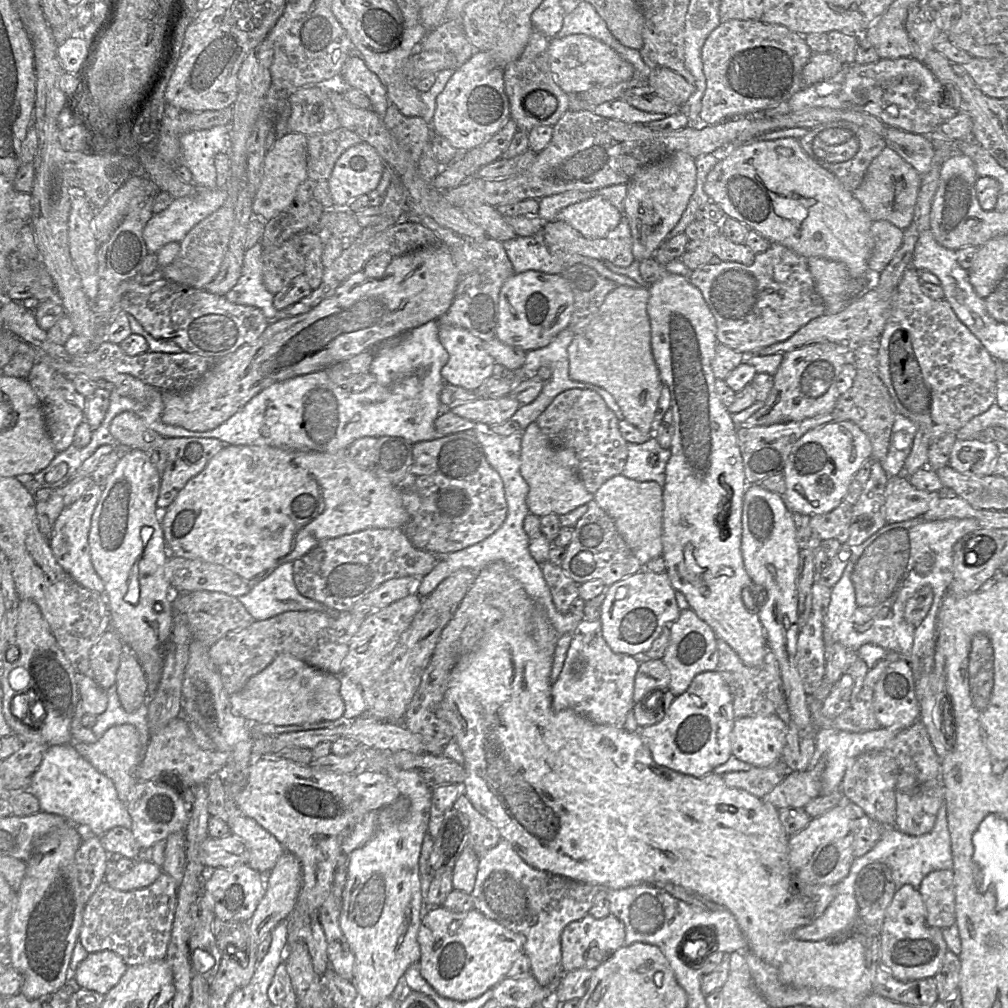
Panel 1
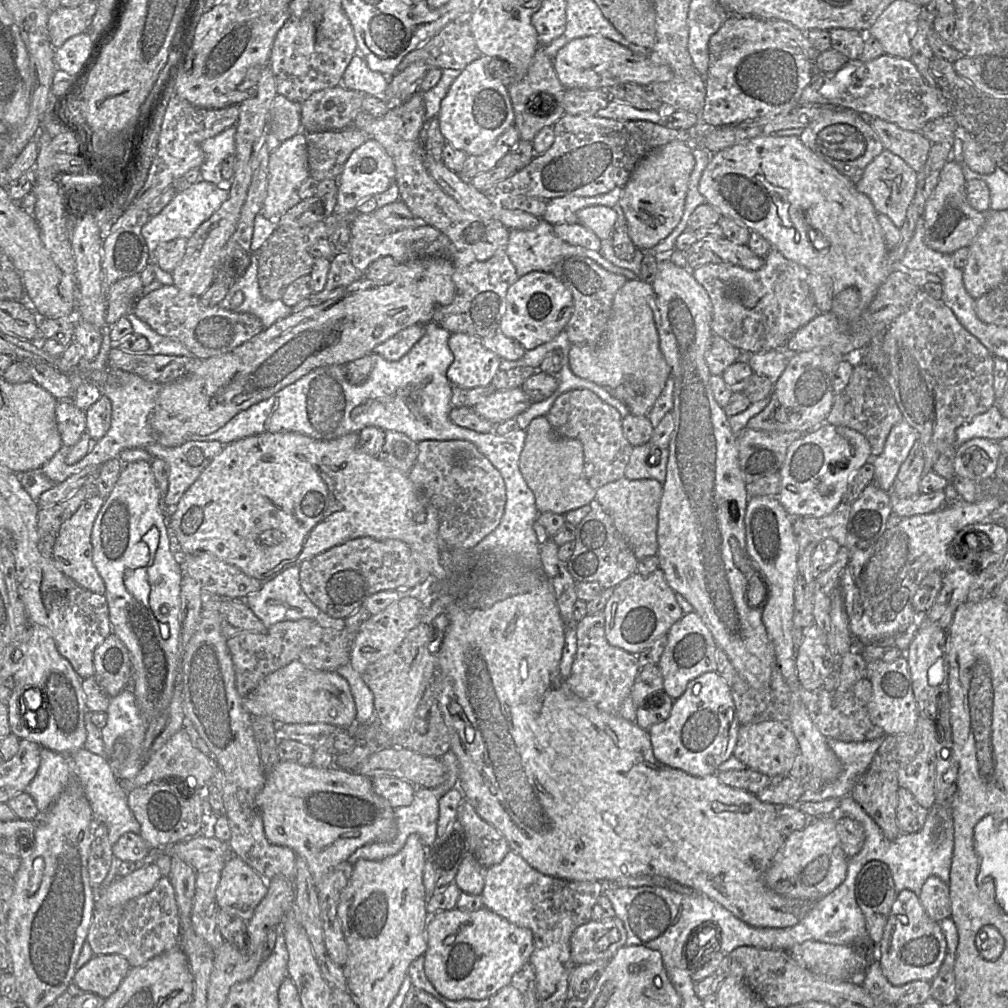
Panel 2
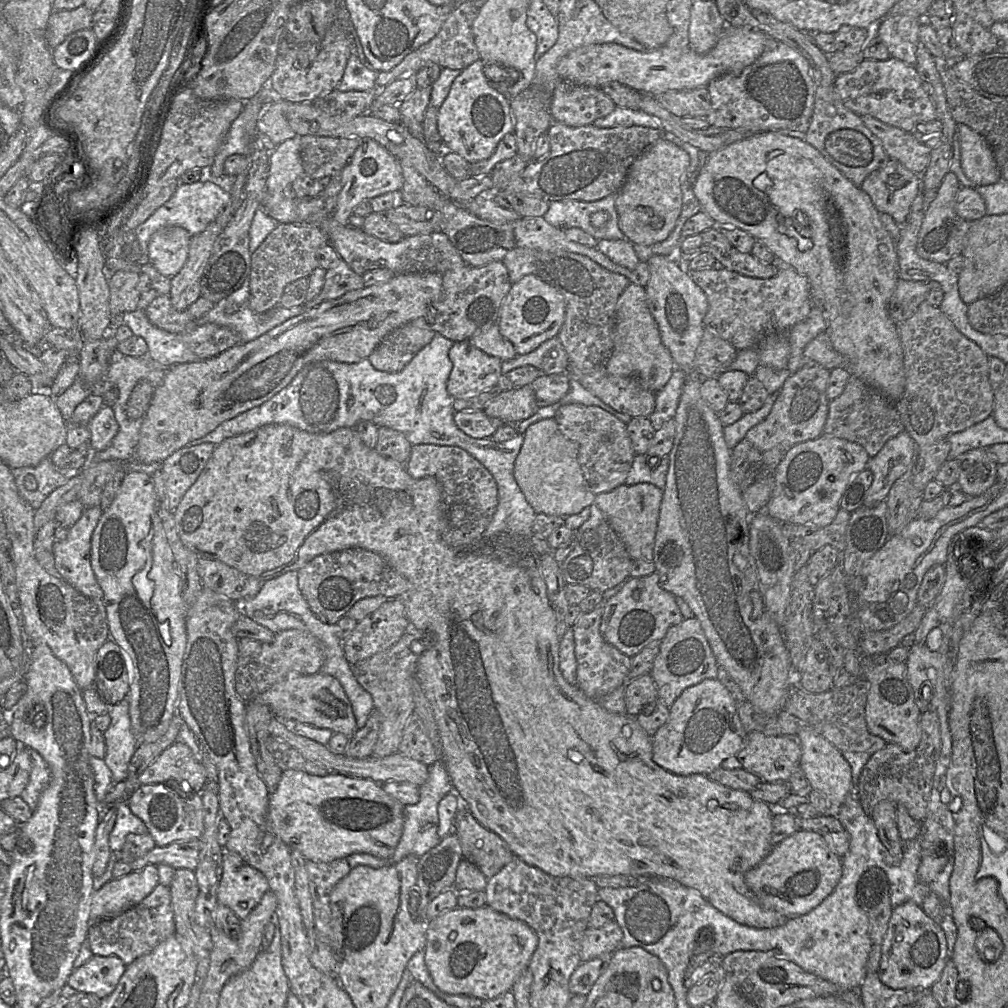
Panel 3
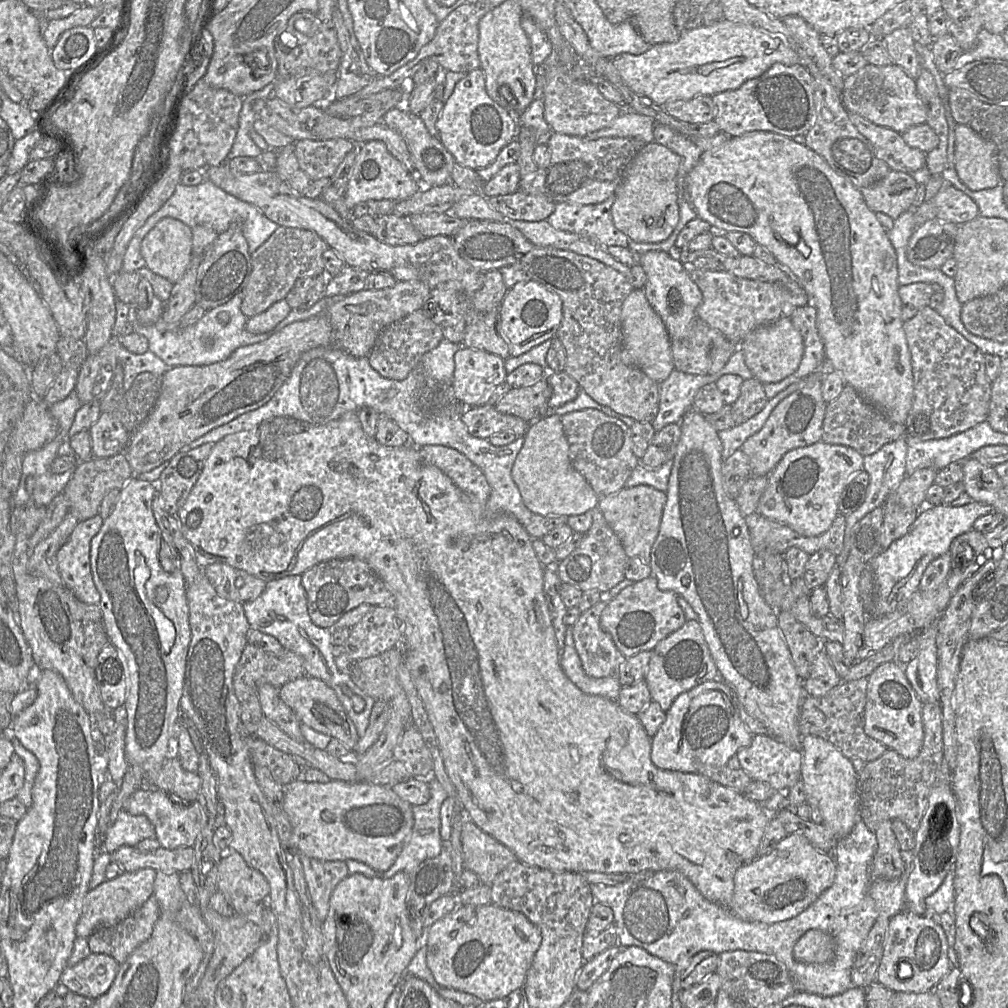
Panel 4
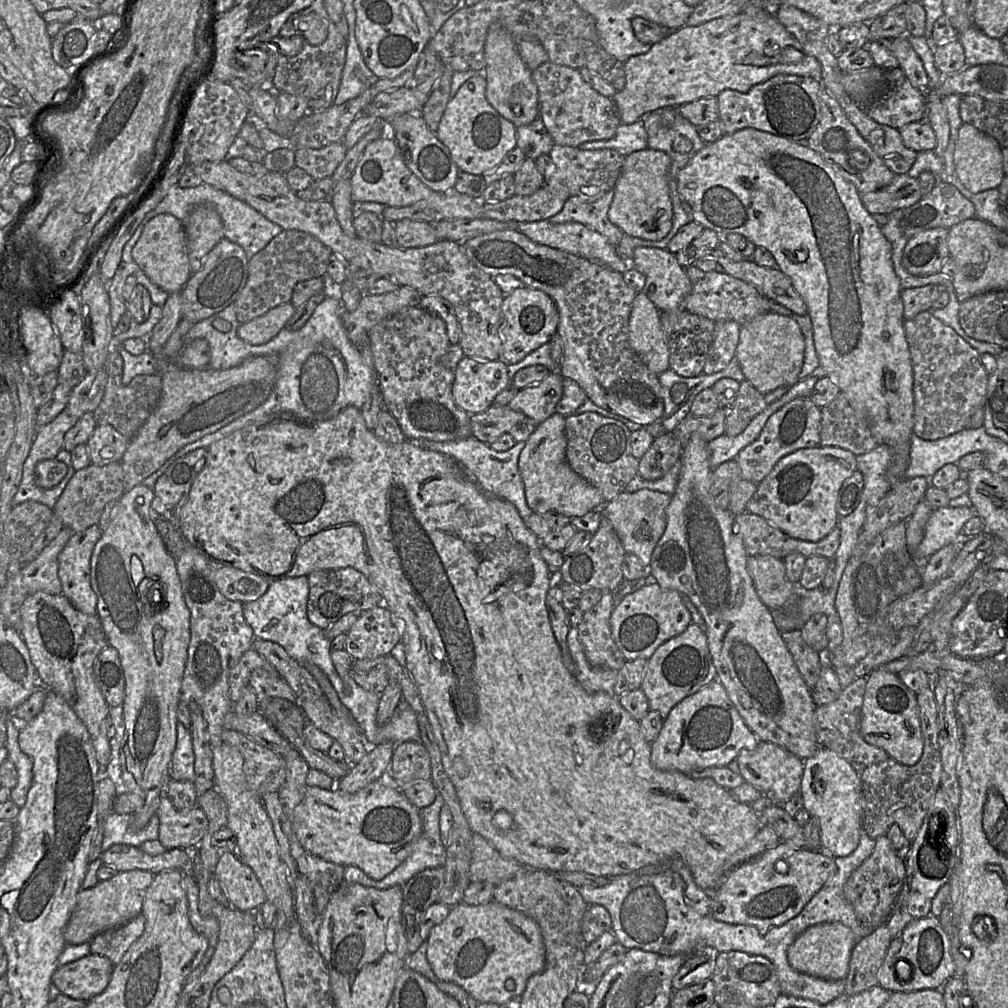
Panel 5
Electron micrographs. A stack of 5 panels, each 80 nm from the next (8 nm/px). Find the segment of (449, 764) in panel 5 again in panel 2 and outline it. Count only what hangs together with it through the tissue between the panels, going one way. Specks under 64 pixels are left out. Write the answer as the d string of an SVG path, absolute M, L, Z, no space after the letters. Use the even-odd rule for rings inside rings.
M264 432L258 435L249 436L234 441L230 444L224 445L222 451L214 457L214 459L202 471L202 473L195 480L195 482L185 491L185 493L182 495L181 499L179 500L178 504L169 510L169 516L167 516L167 518L168 518L169 530L171 531L174 538L173 541L175 541L174 543L176 543L176 547L184 555L192 555L194 553L199 553L199 552L210 553L211 555L215 556L219 560L236 566L241 571L243 571L246 575L253 577L261 582L266 582L272 579L274 576L276 576L278 573L280 573L281 571L283 571L288 567L294 565L299 566L304 560L312 558L334 546L340 545L342 543L345 543L346 541L355 538L360 538L360 537L371 537L376 540L398 539L406 543L414 554L417 554L422 558L424 558L428 564L429 574L435 578L435 581L442 583L442 587L440 589L434 589L434 590L439 590L441 594L449 594L452 596L452 601L447 609L447 617L448 617L449 624L446 633L443 637L440 648L436 655L437 668L436 668L435 676L433 678L434 679L433 691L438 701L438 706L440 708L444 722L448 728L448 732L450 735L450 750L456 755L459 762L458 787L464 795L464 801L468 801L475 808L476 812L483 820L493 825L506 838L510 850L520 855L531 867L533 867L537 871L545 875L549 875L565 880L572 880L572 881L602 882L602 881L614 881L624 877L636 877L636 876L645 876L645 875L666 877L684 886L692 888L696 892L704 893L710 899L716 901L721 906L723 906L728 911L730 911L738 919L742 920L743 922L753 927L772 927L772 928L790 927L797 924L800 920L802 920L805 917L805 915L810 911L810 909L813 907L815 901L811 901L803 898L793 898L793 897L788 897L778 894L775 891L768 888L764 883L763 880L764 874L768 869L768 867L770 866L771 862L773 861L774 856L781 848L785 839L777 828L776 819L777 819L777 811L779 809L779 806L769 802L761 801L757 797L757 795L750 793L746 790L742 790L726 785L718 778L716 773L706 776L693 776L680 769L672 768L670 766L662 764L661 762L656 760L653 754L652 744L647 730L644 730L641 727L639 727L636 724L636 722L631 722L629 720L626 720L625 718L621 717L619 714L611 714L602 711L598 709L593 703L586 701L578 697L577 695L573 694L572 692L570 692L565 684L565 679L563 679L560 674L560 660L561 660L562 650L564 646L566 624L564 623L564 621L560 616L551 582L547 578L547 576L543 573L542 569L537 570L537 569L527 568L521 562L519 562L516 557L479 556L478 554L475 554L472 551L472 549L459 549L447 545L439 536L439 518L435 507L428 502L424 494L409 479L408 474L404 474L399 470L382 462L377 458L377 456L370 456L367 453L365 453L360 448L358 433L355 432L348 433L346 435L343 435L341 437L332 440L317 440L309 436L300 433L295 433L295 432L276 432L276 433ZM713 802L721 802L725 804L726 806L728 806L728 810L723 812L715 812L712 808Z

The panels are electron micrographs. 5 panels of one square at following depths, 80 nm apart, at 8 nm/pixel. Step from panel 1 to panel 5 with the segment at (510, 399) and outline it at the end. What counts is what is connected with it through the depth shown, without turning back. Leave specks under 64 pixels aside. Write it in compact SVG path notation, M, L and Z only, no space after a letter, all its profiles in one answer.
M559 371L550 372L541 382L518 390L507 405L541 423L556 413L555 408L562 395L563 376Z

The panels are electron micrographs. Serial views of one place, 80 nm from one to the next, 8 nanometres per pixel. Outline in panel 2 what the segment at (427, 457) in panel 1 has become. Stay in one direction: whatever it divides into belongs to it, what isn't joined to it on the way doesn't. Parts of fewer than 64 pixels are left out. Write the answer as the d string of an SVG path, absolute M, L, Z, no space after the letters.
M423 440L417 447L417 460L408 477L437 510L439 536L450 547L472 549L498 526L503 516L506 488L500 472L467 440Z

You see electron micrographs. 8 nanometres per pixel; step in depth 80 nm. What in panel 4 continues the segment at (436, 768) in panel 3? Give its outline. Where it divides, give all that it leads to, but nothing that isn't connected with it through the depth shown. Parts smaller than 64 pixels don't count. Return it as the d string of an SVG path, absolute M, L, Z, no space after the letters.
M430 776L427 779L427 783L429 786L430 798L425 804L412 806L413 826L408 839L403 845L393 865L387 871L381 873L360 861L348 859L345 863L347 865L349 875L359 873L366 877L380 877L382 879L388 879L398 872L411 874L423 861L434 858L440 854L444 847L444 843L440 839L440 808L448 795L441 784L433 776Z

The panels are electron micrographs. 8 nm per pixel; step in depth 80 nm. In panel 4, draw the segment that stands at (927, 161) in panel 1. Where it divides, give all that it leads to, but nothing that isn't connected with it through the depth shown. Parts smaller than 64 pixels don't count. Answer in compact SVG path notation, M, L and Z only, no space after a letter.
M849 113L849 117L891 170L913 174L926 166L927 154L906 144L901 133L877 125L857 113Z

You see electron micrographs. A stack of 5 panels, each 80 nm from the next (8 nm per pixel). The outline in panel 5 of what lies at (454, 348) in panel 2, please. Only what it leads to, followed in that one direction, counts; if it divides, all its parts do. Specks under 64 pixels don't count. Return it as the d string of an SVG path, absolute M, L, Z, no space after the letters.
M461 358L454 370L452 396L456 405L468 414L488 409L510 379L507 365L501 360Z

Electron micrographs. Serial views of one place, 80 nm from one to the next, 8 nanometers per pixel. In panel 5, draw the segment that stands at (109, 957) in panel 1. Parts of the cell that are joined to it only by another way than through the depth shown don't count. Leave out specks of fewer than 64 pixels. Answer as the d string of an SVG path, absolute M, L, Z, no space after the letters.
M91 954L59 965L51 982L55 993L88 1002L108 986L114 964L106 957Z

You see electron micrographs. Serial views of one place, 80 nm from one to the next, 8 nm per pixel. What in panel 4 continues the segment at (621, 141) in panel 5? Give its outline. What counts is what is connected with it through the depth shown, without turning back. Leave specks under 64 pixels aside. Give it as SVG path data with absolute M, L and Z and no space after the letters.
M624 109L608 127L589 133L586 138L596 140L603 137L634 137L649 144L654 141L655 124L656 122L652 117Z

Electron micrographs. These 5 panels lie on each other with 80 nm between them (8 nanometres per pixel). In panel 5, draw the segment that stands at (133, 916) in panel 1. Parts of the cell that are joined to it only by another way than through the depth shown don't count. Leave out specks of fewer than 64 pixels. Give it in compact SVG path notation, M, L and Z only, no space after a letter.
M139 914L121 927L94 936L89 941L90 953L104 956L116 965L133 942L143 934L144 929L145 918Z

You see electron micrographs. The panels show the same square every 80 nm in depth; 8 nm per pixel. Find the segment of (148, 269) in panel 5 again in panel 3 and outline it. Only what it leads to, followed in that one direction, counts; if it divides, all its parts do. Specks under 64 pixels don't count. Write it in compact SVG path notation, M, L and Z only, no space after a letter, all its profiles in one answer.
M180 226L160 228L149 240L149 262L159 273L172 278L187 261L191 238L192 235Z

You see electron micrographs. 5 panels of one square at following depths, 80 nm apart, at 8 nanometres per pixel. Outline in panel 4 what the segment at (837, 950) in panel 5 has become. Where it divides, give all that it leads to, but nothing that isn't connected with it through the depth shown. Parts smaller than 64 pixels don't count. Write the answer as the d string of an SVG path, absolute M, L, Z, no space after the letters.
M817 929L805 932L793 947L793 957L799 962L826 963L833 958L833 955L833 938Z

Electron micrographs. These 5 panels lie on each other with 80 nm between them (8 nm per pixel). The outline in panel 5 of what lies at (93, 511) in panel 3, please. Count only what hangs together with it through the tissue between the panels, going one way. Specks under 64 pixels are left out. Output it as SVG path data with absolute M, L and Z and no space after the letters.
M99 525L73 533L58 556L62 594L88 615L97 614L97 595L91 586L91 556L101 535Z

